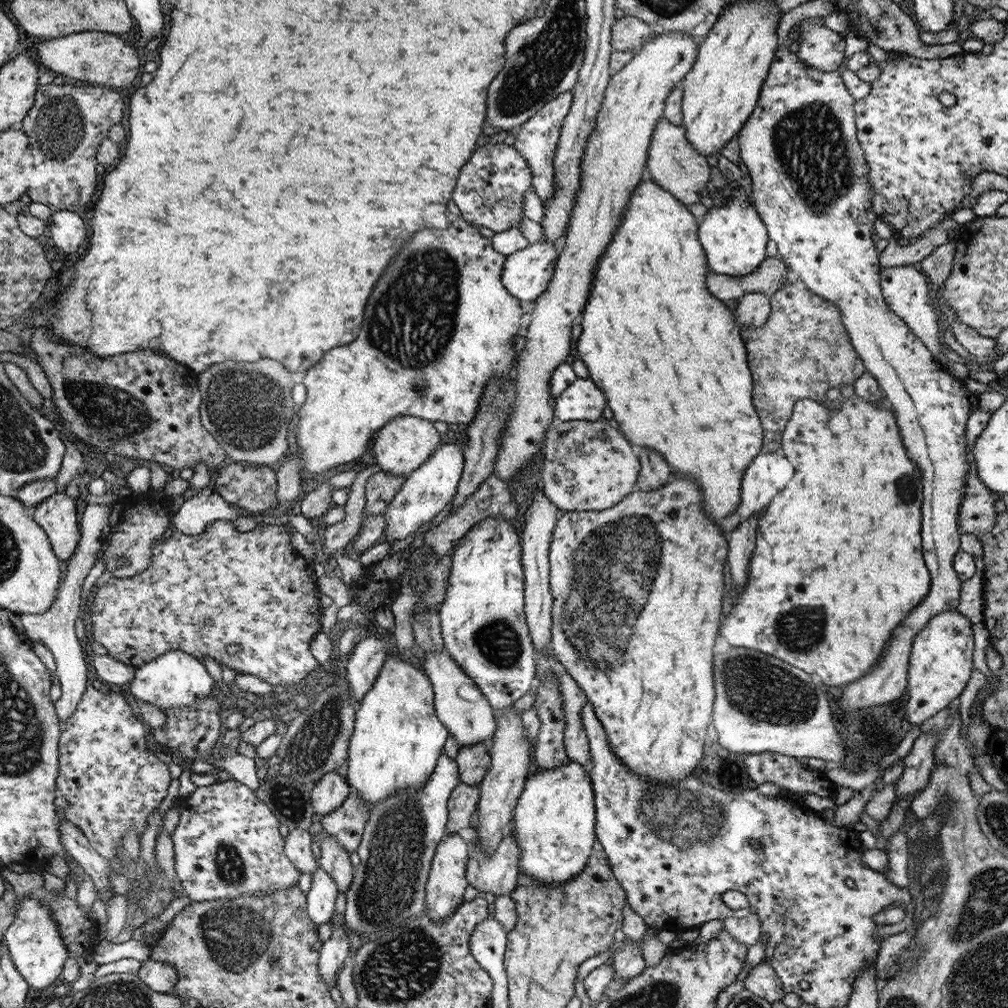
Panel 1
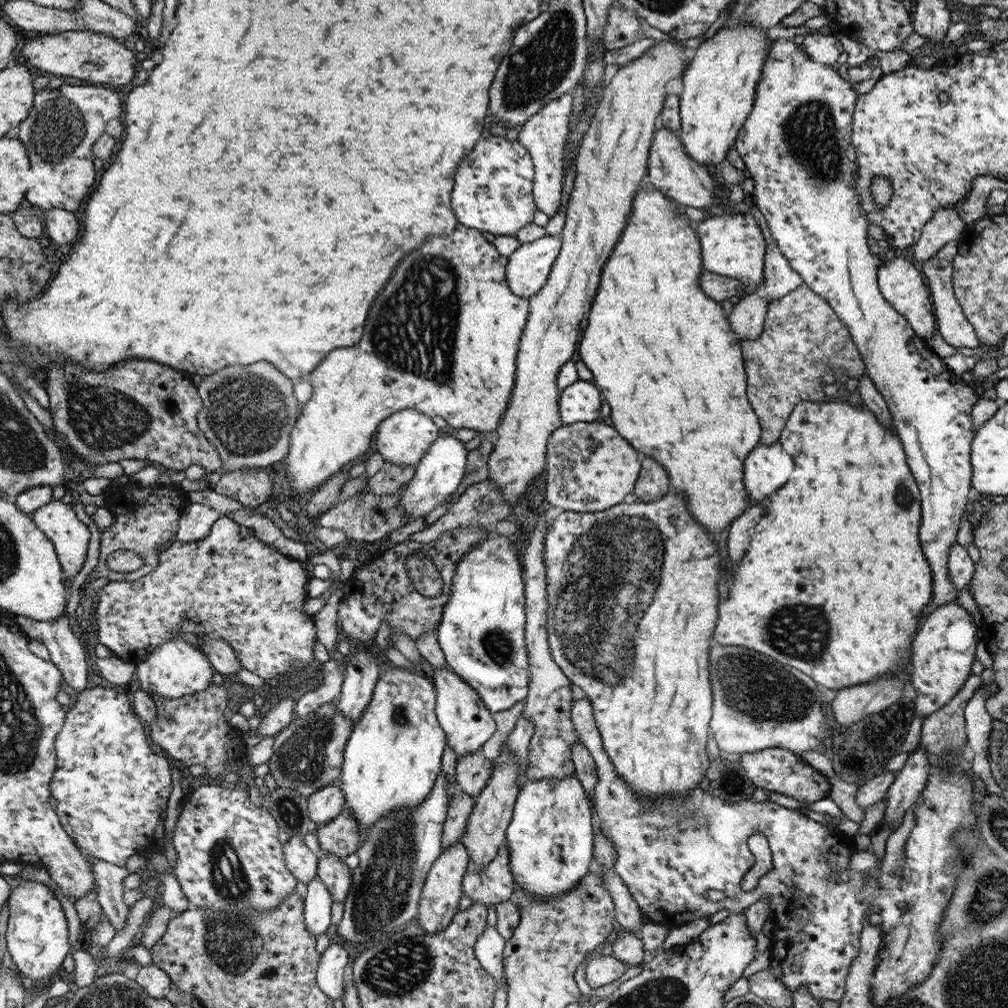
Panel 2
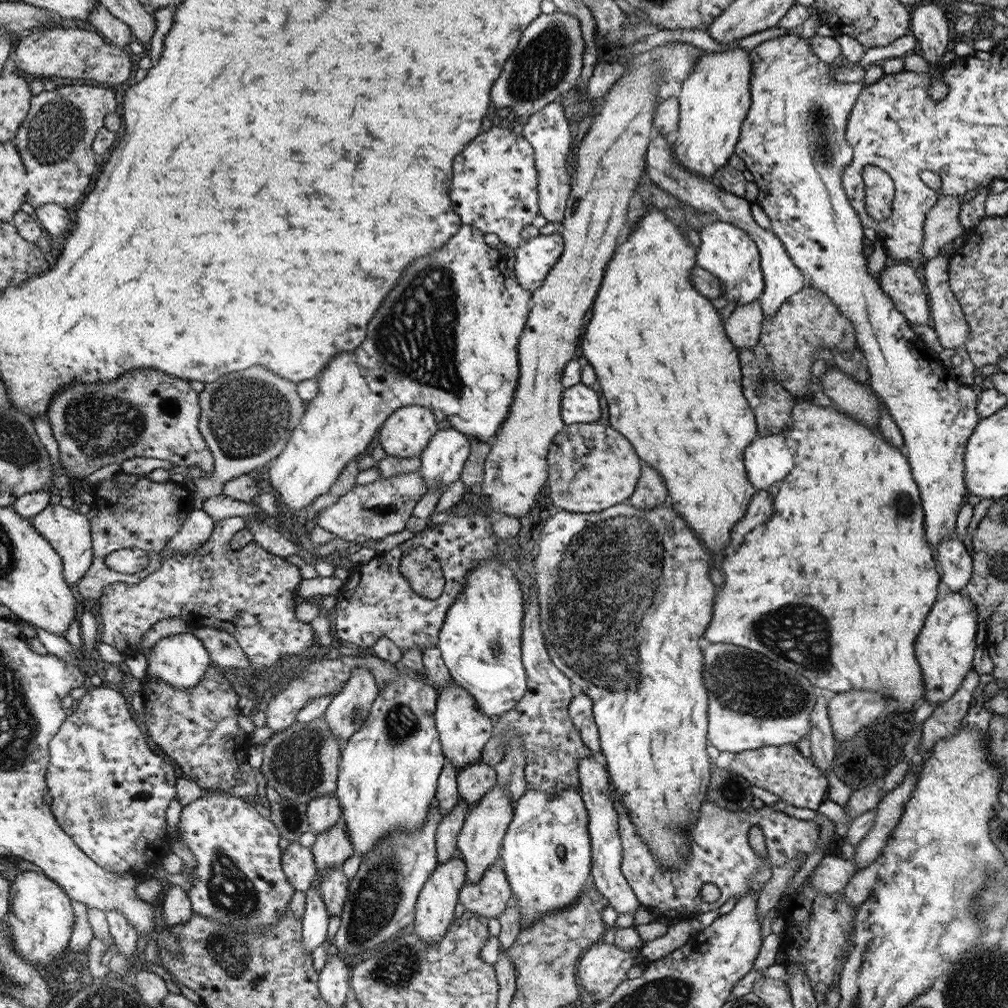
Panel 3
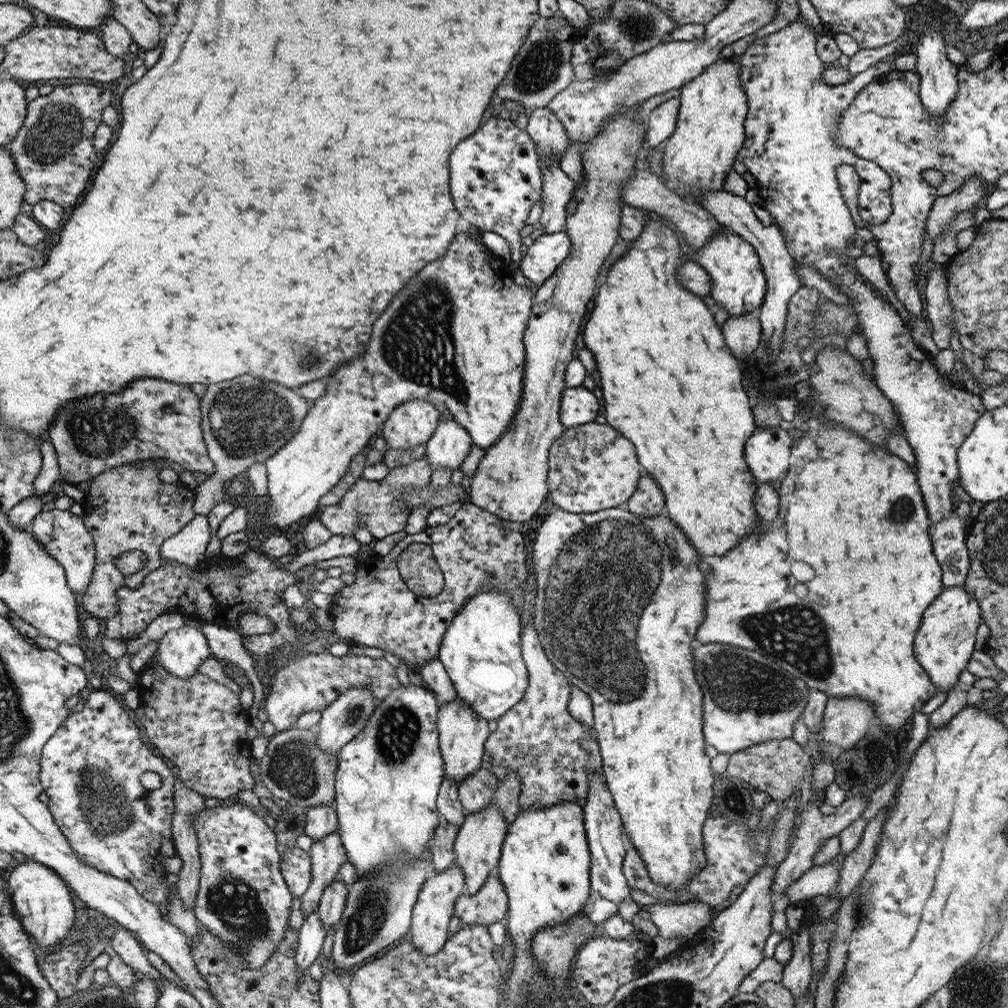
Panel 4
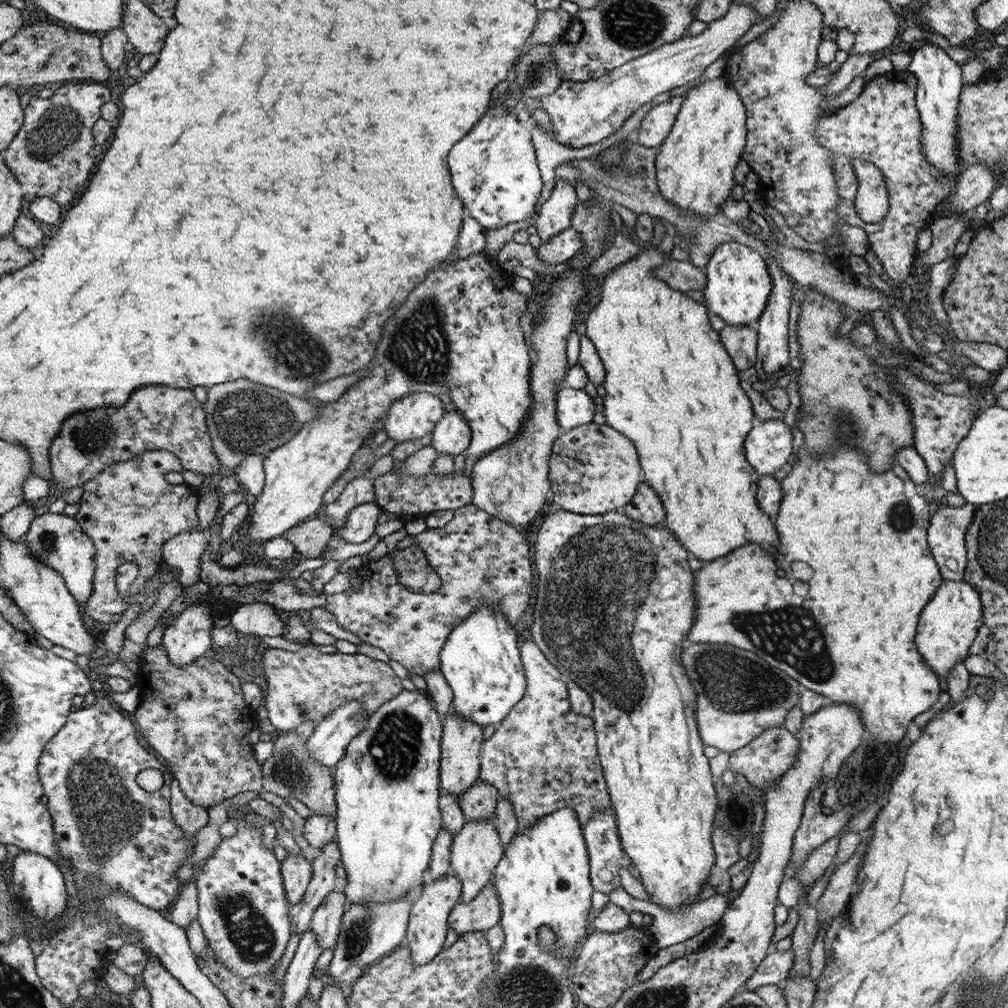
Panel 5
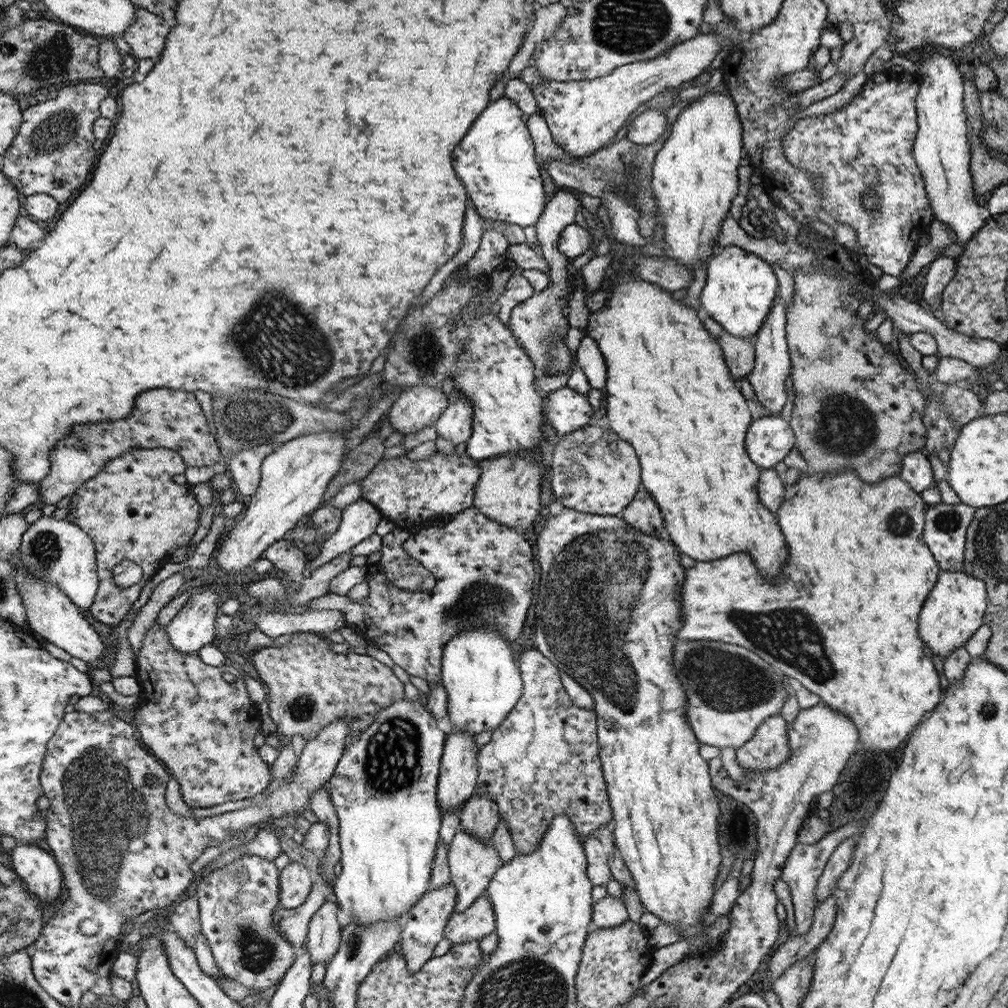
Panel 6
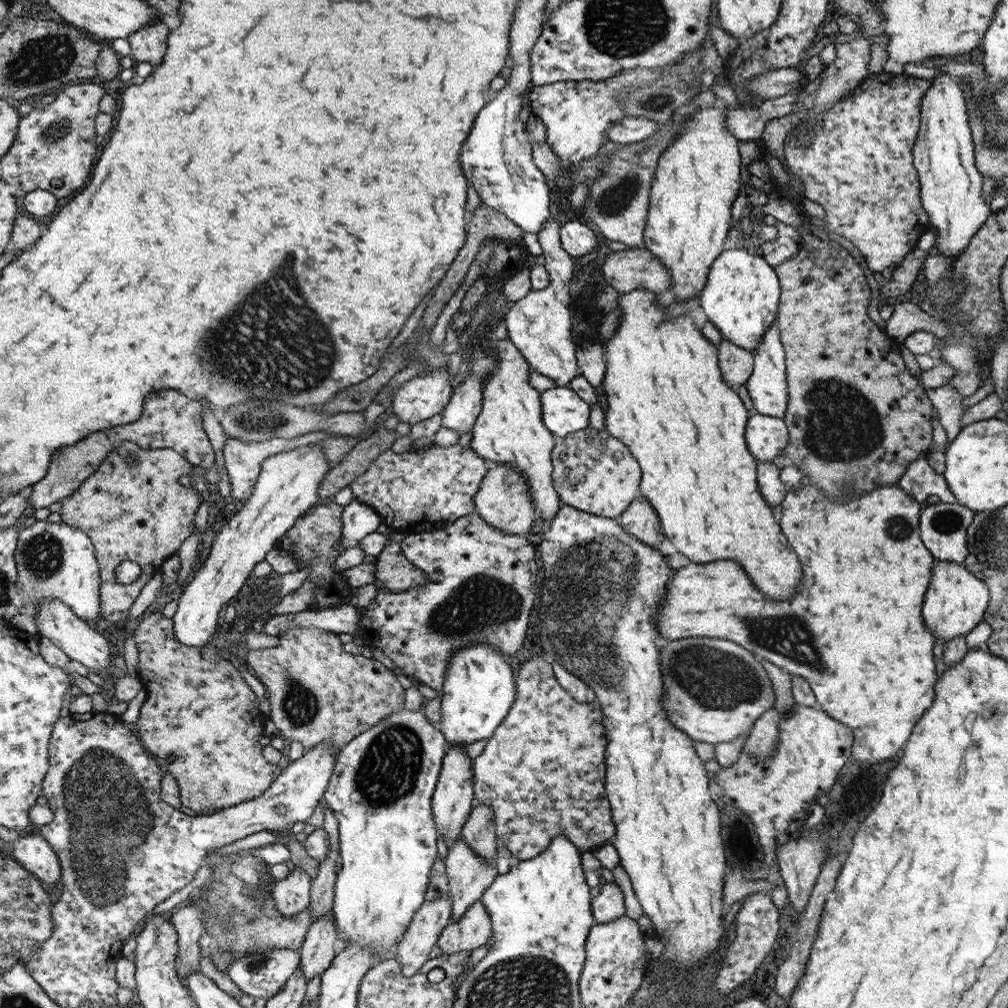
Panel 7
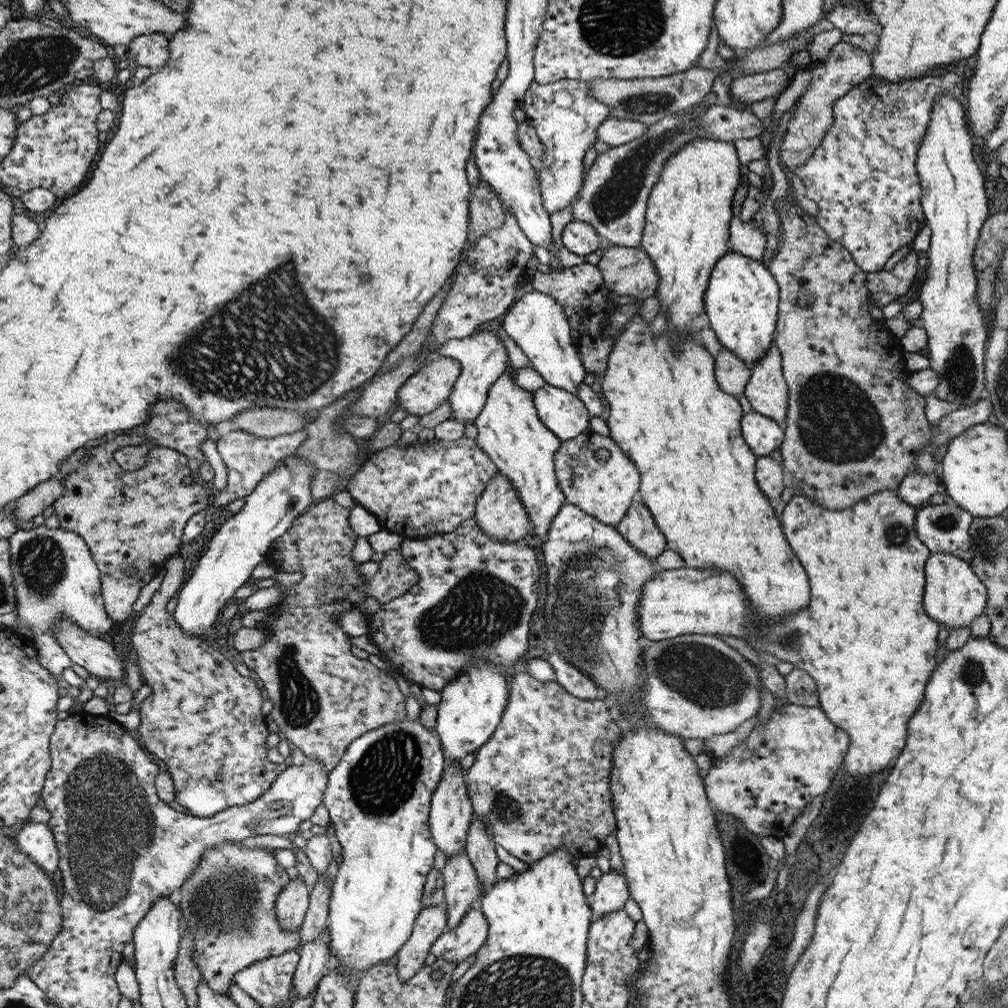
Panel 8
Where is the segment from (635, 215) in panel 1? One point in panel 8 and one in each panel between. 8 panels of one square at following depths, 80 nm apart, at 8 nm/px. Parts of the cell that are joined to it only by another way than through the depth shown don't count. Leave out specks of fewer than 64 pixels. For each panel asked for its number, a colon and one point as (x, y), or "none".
2: (670, 366)
3: (673, 382)
4: (670, 384)
5: (671, 387)
6: (670, 394)
7: (668, 402)
8: (667, 411)

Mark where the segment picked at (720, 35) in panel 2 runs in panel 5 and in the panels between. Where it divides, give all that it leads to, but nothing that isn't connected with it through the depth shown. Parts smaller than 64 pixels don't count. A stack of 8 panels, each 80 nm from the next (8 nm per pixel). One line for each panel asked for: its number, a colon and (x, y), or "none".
3: (715, 99)
4: (709, 132)
5: (695, 164)

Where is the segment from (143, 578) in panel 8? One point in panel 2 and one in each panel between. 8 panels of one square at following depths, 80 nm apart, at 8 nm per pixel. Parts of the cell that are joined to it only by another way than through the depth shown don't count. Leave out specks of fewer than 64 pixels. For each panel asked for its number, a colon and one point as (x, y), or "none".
2: (145, 517)
3: (135, 512)
4: (128, 508)
5: (130, 510)
6: (134, 510)
7: (140, 512)

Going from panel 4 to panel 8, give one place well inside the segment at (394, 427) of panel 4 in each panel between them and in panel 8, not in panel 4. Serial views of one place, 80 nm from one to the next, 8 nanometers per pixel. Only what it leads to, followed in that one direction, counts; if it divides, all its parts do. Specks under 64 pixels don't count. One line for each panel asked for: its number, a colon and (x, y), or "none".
5: (415, 416)
6: (415, 407)
7: (422, 397)
8: (429, 387)

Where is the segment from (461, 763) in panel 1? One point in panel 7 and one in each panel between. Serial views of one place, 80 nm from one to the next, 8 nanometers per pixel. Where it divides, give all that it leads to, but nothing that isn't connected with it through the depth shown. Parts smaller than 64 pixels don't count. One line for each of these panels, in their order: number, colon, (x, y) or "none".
2: (473, 772)
3: (474, 783)
4: (477, 792)
5: (480, 802)
6: (480, 816)
7: (479, 832)

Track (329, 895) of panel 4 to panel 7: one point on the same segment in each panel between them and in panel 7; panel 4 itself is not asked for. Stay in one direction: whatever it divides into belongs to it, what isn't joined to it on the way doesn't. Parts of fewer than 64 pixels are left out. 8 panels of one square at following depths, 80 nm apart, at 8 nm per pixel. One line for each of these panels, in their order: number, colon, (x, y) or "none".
5: (326, 921)
6: (324, 937)
7: (322, 942)

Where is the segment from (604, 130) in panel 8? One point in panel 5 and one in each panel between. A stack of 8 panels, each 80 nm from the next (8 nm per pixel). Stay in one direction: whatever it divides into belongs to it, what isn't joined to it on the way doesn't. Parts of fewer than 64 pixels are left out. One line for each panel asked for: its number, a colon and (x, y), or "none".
5: (656, 126)
6: (646, 129)
7: (629, 130)

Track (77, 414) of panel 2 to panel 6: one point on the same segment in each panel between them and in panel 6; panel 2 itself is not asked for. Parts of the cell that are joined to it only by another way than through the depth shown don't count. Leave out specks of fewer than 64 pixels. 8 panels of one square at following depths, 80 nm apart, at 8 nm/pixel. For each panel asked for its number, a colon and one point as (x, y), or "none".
3: (148, 413)
4: (151, 418)
5: (156, 417)
6: (172, 419)

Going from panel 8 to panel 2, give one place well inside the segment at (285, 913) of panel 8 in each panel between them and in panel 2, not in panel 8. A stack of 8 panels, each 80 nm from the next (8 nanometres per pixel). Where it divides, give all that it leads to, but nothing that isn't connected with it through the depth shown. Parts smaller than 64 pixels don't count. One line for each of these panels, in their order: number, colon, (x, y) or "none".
2: (303, 863)
3: (298, 861)
4: (296, 864)
5: (297, 873)
6: (296, 884)
7: (292, 894)

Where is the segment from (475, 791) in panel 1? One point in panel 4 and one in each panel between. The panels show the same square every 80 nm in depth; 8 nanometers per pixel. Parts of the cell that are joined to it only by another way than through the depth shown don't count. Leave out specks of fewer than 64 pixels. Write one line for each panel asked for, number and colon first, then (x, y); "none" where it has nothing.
2: (460, 807)
3: (450, 826)
4: (442, 846)

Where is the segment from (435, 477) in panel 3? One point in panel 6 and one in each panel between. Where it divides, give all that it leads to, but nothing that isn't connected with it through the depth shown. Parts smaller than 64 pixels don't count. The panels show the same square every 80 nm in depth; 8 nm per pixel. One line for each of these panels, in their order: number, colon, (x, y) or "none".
4: (449, 445)
5: (451, 435)
6: (456, 423)

